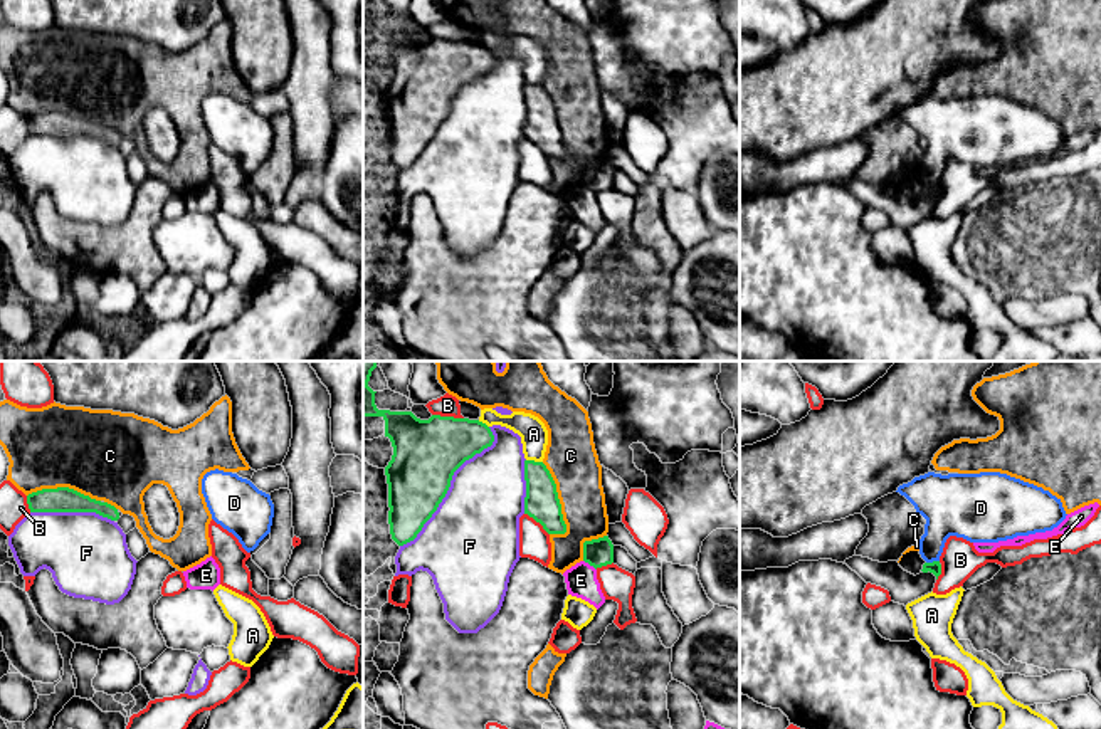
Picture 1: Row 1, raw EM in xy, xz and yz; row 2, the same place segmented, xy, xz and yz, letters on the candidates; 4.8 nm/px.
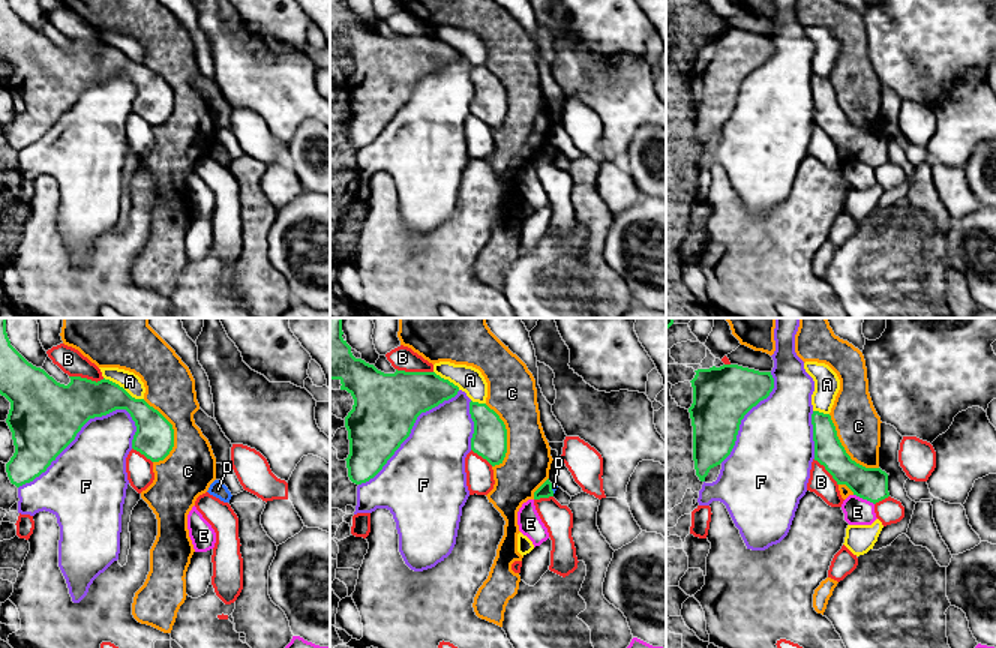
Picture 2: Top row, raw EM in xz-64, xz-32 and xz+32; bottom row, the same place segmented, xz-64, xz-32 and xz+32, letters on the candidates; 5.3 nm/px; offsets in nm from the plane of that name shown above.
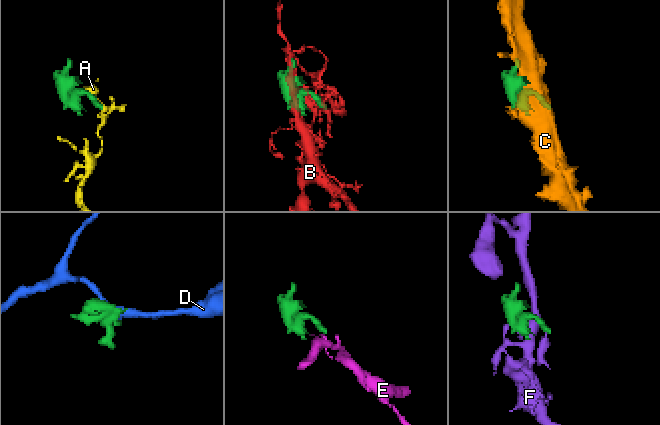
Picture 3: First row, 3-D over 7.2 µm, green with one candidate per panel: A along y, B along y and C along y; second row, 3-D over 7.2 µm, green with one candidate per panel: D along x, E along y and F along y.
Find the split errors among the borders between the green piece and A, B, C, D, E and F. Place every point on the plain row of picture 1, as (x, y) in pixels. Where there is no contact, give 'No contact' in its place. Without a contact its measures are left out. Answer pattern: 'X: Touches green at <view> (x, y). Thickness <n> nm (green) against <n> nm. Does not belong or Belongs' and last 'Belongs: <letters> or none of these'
A: Touches green at xz (533, 84). Thickness 170 nm (green) against 130 nm. Does not belong
B: Touches green at xz (447, 41). Thickness 320 nm (green) against 110 nm. Does not belong
C: Touches green at xz (558, 123). Thickness 170 nm (green) against 240 nm. Does not belong
D: Touches green at yz (933, 185). Thickness 60 nm (green) against 220 nm. Does not belong
E: Touches green at xz (590, 188). Thickness 140 nm (green) against 150 nm. Does not belong
F: Touches green at xz (449, 110). Thickness 320 nm (green) against 420 nm. Does not belong
Belongs: none of these

